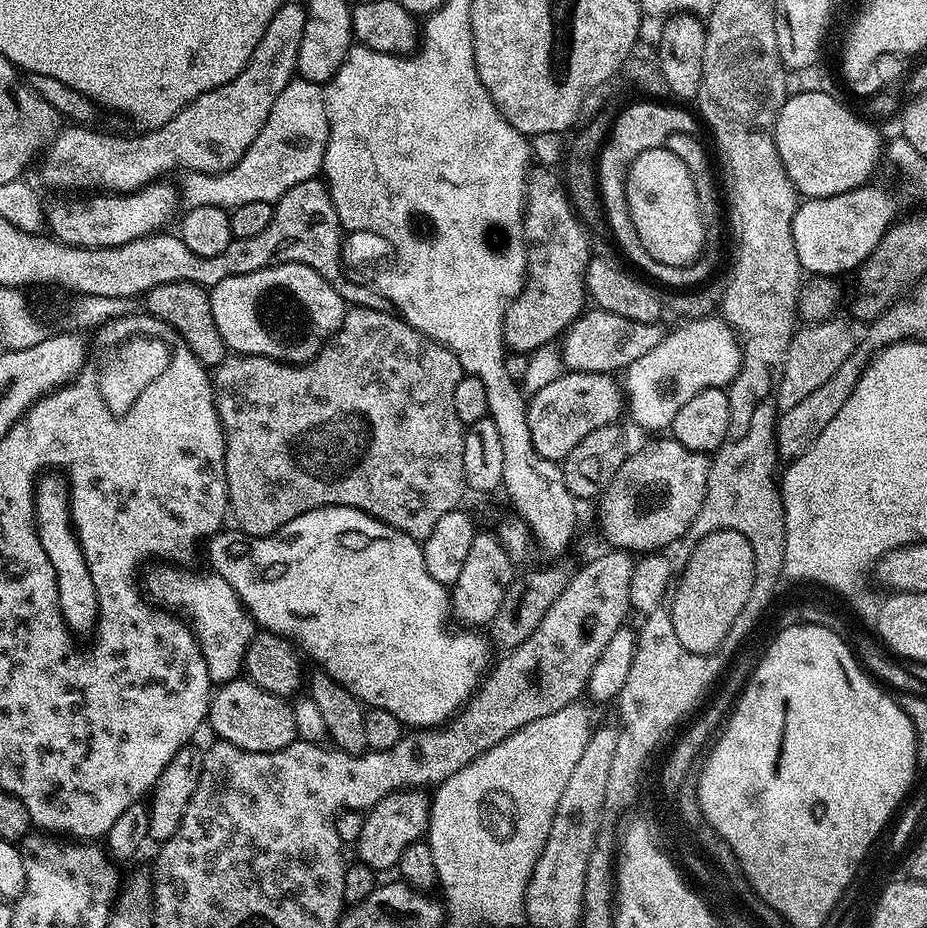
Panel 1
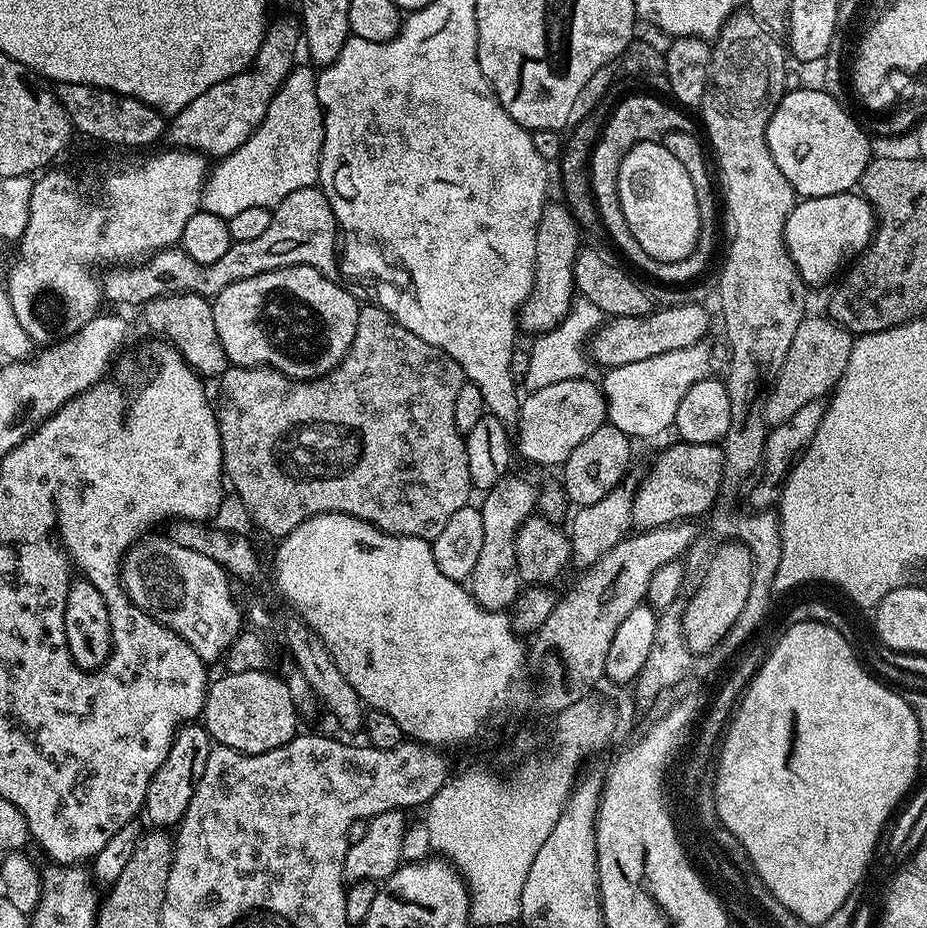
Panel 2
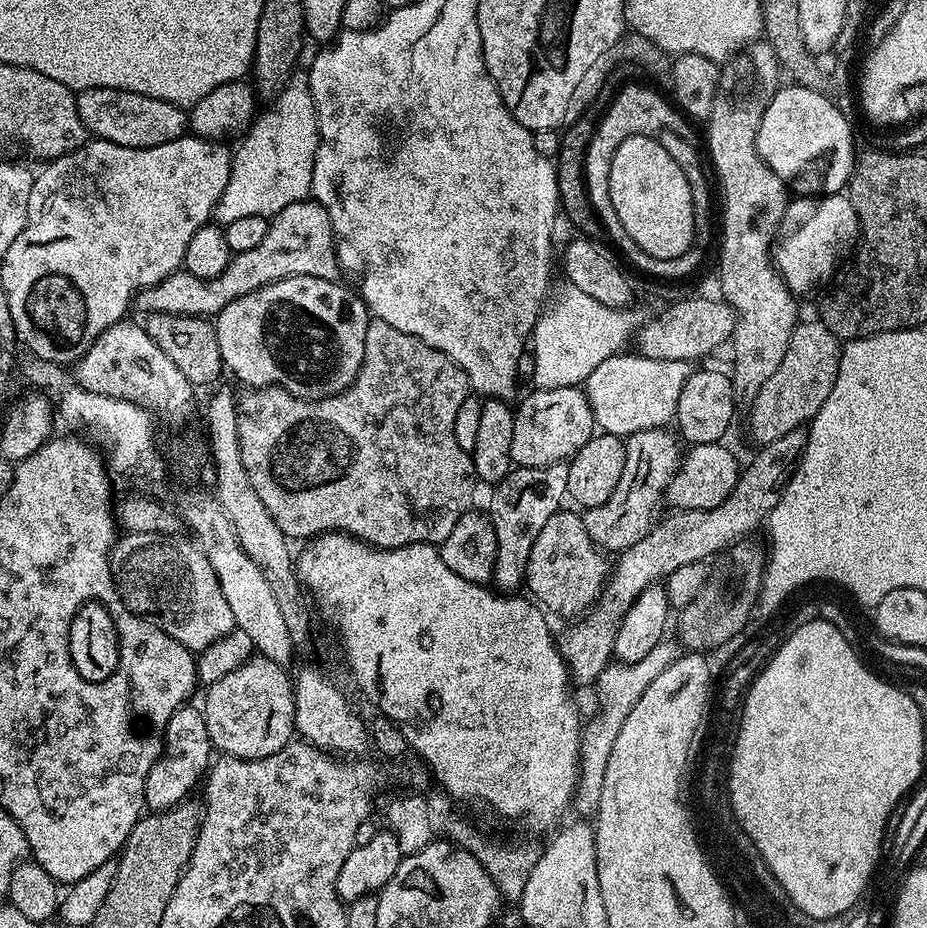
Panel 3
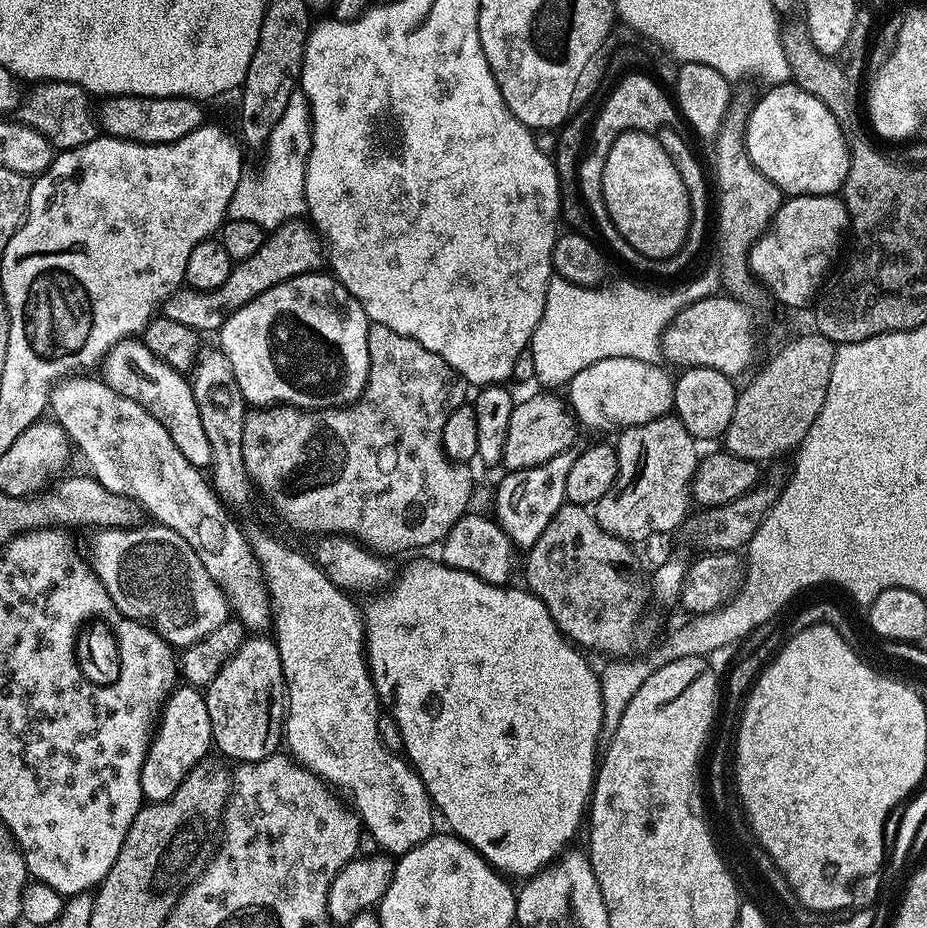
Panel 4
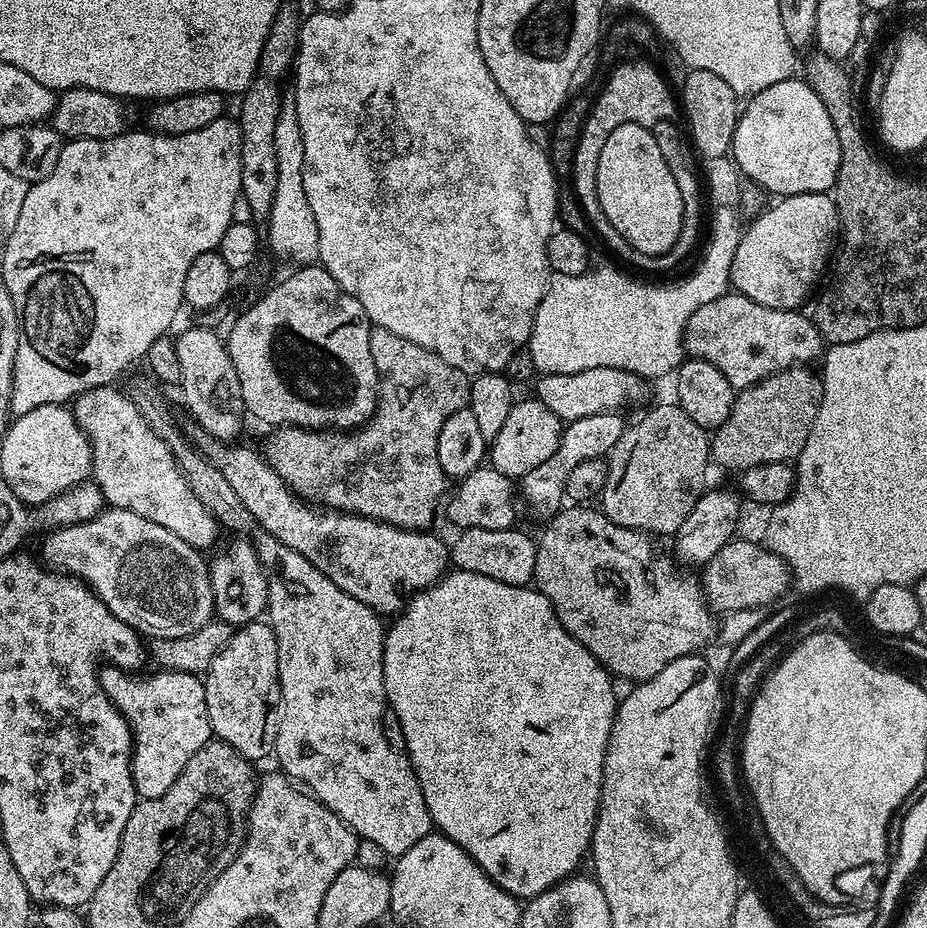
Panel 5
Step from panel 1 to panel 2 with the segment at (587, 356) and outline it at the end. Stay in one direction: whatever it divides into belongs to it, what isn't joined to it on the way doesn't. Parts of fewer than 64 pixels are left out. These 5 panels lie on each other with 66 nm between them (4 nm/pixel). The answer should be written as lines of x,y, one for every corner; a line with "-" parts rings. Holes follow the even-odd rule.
676,304
673,308
659,308
646,316
611,317
594,337
590,348
591,359
593,356
604,370
630,366
630,362
642,362
642,358
670,354
670,350
686,350
686,346
694,346
705,339
704,335
708,332
708,312
702,305

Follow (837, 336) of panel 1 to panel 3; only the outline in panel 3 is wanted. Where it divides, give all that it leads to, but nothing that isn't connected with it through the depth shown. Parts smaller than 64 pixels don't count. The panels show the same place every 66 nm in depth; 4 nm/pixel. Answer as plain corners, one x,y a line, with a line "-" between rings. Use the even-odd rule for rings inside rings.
797,323
792,329
786,354
782,354
782,362
778,362
778,370
762,382
762,390
750,400
748,432
756,439
757,445
774,442
774,438
782,438
782,434
801,428
814,419
818,410
822,410
822,402
830,398
830,390
834,390
841,351
841,341
830,334
824,324

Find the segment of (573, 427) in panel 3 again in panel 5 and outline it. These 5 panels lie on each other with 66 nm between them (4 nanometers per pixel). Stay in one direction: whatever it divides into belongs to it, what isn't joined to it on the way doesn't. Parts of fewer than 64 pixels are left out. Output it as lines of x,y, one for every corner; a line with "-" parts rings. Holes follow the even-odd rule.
517,399
502,425
502,431
490,441
490,466
507,476
522,477
534,470
534,466
542,466
542,462
546,462
546,458
558,450
558,442
564,430
565,425
558,414
554,414
554,410
547,408
540,400

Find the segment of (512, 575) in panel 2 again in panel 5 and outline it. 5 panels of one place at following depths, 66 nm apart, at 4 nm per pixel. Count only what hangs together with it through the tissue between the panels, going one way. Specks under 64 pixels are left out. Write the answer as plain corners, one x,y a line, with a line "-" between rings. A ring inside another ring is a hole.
619,411
603,412
571,421
560,436
558,450
554,450
554,454
550,454
550,458
546,458
546,462
542,462
542,466
534,466
534,470
530,470
524,476
519,477
518,492
523,503
525,500
538,515
544,516
543,518
555,516
565,503
568,479
570,473
574,471
574,466
578,466
578,462
607,457
618,442
618,438
622,438
626,420
623,420
620,415

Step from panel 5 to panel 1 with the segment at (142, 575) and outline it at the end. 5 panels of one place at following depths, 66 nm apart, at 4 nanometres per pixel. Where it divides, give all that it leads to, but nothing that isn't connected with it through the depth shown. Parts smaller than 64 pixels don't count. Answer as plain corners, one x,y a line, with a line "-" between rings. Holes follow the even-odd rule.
164,562
159,566
161,568
149,574
148,584
146,580
147,599
168,610
184,608
183,615
190,621
200,641
200,650
206,658
206,670
213,685
229,684
237,679
245,671
244,656
258,631
256,621
244,607
238,593
217,572
187,572
184,566
172,562

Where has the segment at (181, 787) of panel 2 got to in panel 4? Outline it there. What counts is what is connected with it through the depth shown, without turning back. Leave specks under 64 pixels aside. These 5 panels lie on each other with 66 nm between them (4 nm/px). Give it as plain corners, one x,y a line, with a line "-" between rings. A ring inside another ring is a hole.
180,686
165,700
140,775
145,801
157,804
170,798
170,794
182,786
186,774
209,755
213,747
212,727
204,697
205,693
199,688

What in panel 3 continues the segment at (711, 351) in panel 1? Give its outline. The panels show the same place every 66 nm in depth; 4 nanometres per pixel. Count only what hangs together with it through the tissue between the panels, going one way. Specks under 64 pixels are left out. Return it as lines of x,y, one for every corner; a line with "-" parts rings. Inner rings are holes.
617,354
606,358
606,362
595,368
594,374
590,374
590,378
582,385
588,395
597,429
627,438
635,432
671,425
676,419
678,394
682,394
686,378
690,378
694,371
693,365
686,360
659,360
639,354
626,355

